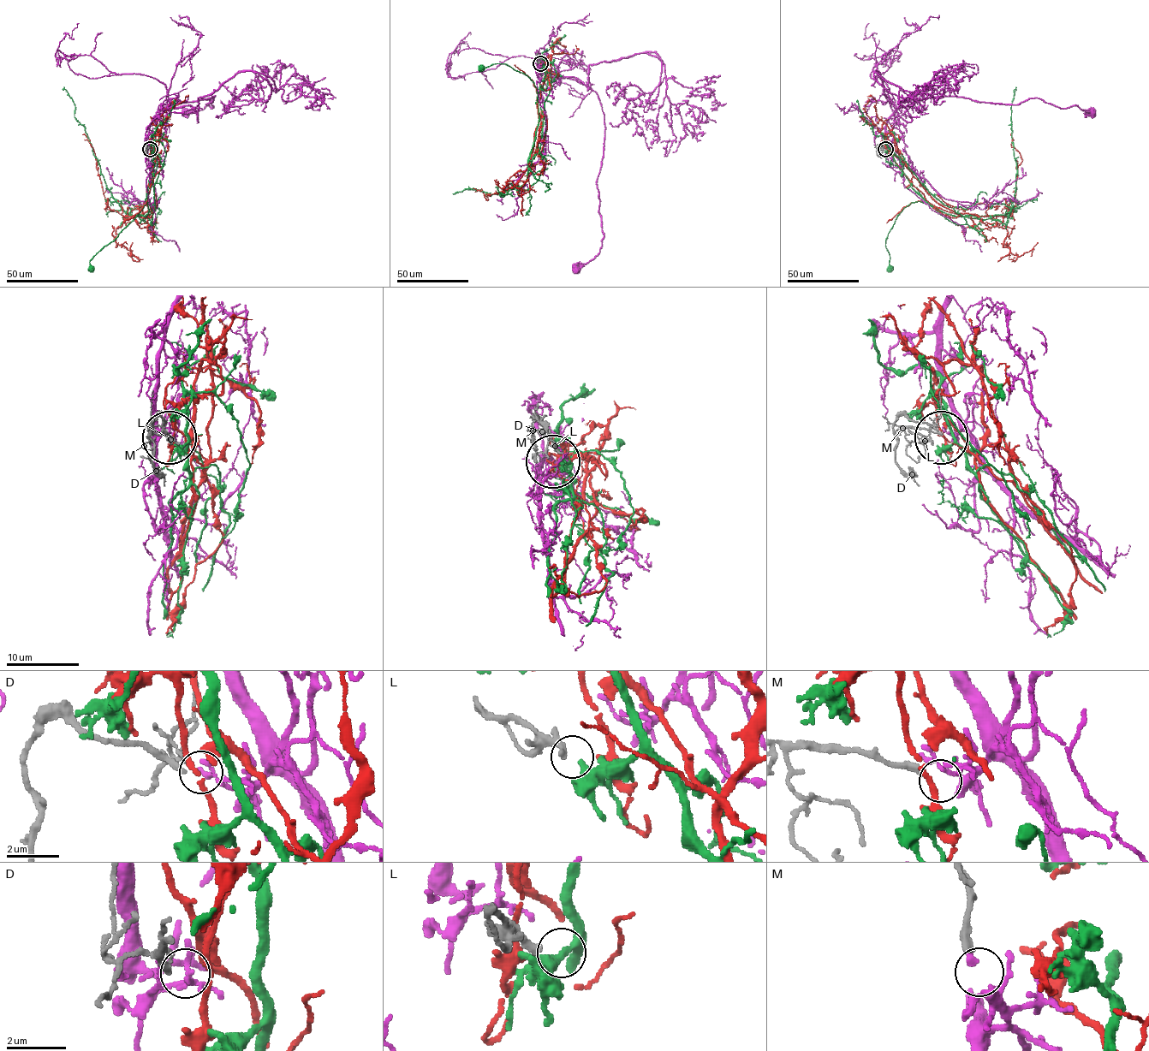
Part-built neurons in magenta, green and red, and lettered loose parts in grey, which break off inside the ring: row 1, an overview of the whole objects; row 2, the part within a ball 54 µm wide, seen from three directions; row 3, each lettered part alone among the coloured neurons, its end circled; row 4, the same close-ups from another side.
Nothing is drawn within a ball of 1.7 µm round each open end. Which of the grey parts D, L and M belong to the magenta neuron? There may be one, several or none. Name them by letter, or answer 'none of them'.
M

